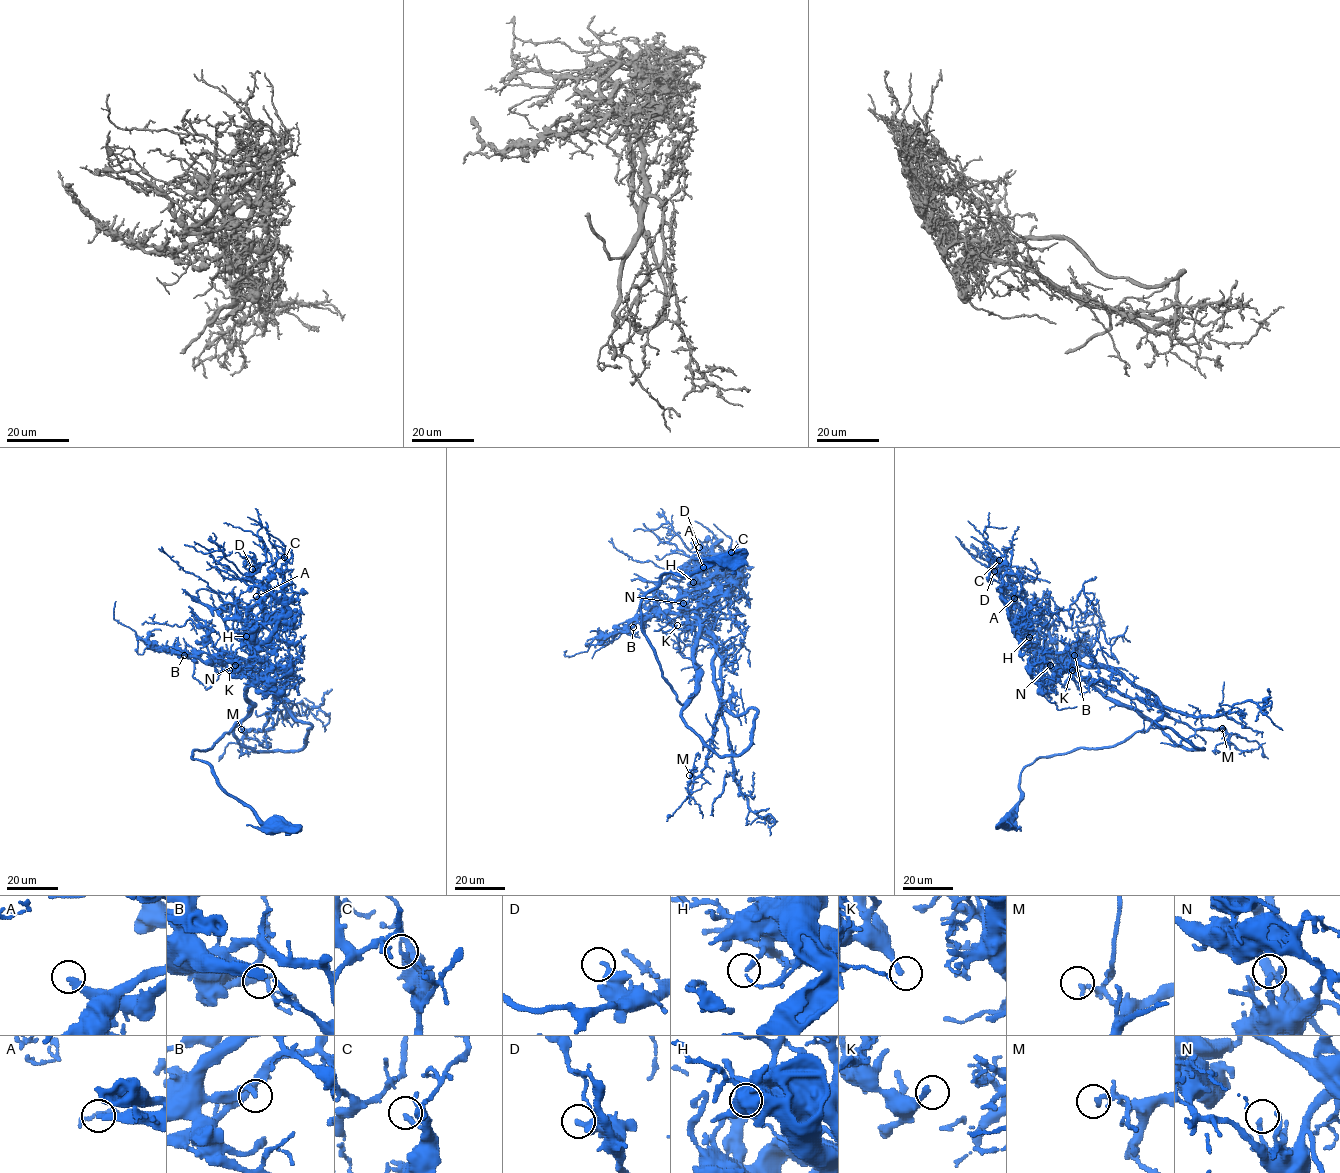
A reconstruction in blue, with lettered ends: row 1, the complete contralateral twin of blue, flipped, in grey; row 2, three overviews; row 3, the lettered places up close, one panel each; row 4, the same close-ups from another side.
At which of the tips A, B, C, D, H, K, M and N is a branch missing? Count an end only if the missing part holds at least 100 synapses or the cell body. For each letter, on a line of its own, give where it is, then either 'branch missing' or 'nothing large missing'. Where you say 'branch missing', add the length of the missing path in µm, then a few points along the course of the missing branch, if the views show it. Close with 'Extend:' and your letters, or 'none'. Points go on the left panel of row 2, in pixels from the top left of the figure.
A: at (256, 596); branch missing; about 35 µm are missing; missing branch runs (256, 596), (268, 590), (266, 579), (279, 552), (275, 539)
B: at (184, 655); nothing large missing
C: at (284, 557); nothing large missing
D: at (252, 569); nothing large missing
H: at (246, 636); nothing large missing
K: at (229, 670); nothing large missing
M: at (241, 729); nothing large missing
N: at (235, 665); nothing large missing
Extend: A

